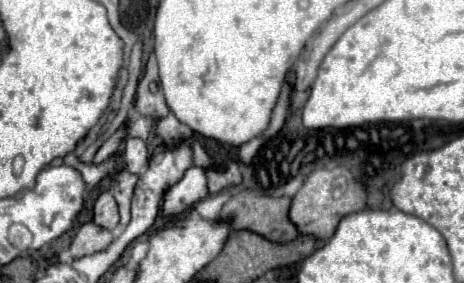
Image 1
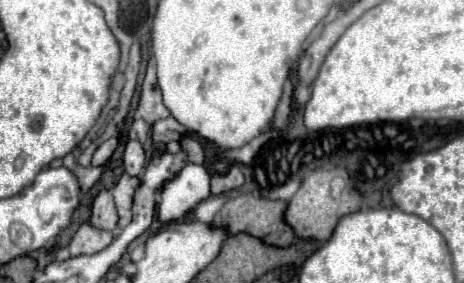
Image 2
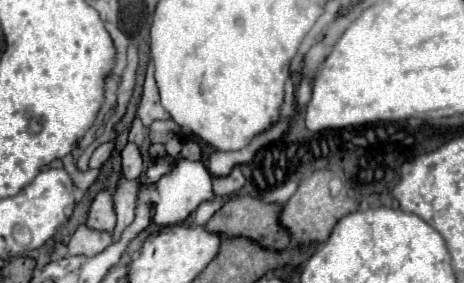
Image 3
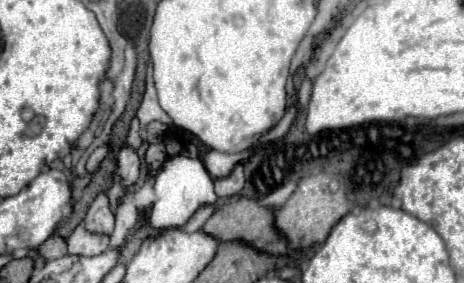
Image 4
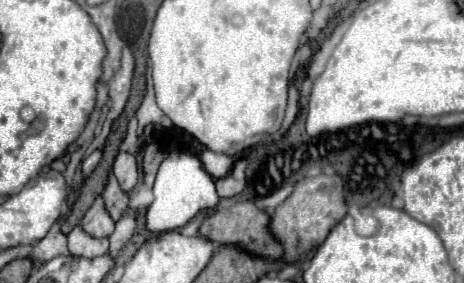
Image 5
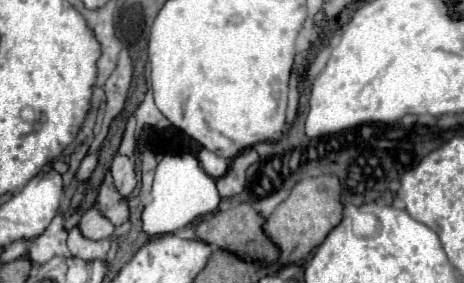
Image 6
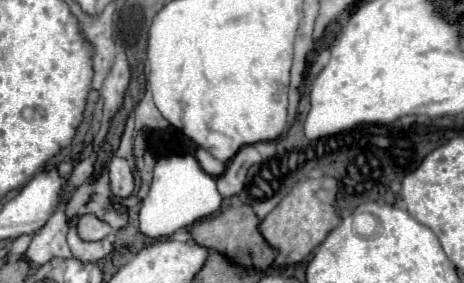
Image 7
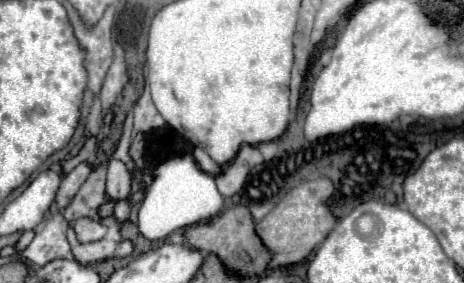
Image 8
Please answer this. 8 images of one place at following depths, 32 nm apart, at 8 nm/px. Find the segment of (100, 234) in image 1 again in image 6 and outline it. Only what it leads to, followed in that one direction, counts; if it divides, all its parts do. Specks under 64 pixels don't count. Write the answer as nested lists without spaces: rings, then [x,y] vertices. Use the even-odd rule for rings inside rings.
[[[72,228],[68,232],[68,248],[72,252],[72,256],[82,258],[82,260],[98,260],[104,258],[110,250],[110,240],[88,240],[84,236],[80,236],[78,228]]]

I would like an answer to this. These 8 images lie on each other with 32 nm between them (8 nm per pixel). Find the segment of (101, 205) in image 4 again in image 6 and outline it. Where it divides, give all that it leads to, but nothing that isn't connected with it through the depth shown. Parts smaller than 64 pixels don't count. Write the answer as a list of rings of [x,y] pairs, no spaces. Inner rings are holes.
[[[90,208],[90,210],[82,216],[78,228],[80,228],[82,236],[84,236],[84,238],[90,238],[90,240],[110,238],[112,232],[114,232],[114,226],[112,226],[104,216],[100,216],[94,208]]]

